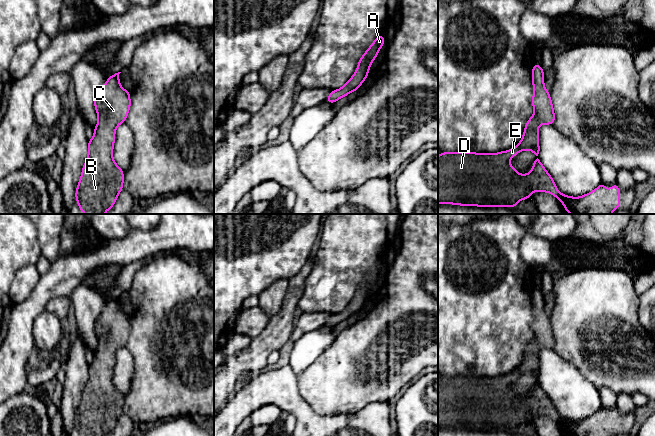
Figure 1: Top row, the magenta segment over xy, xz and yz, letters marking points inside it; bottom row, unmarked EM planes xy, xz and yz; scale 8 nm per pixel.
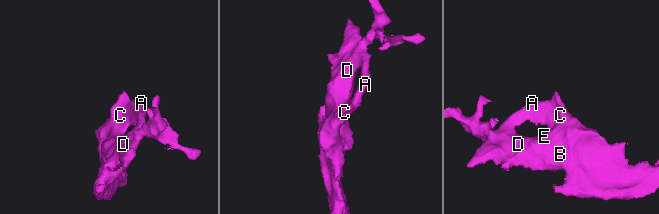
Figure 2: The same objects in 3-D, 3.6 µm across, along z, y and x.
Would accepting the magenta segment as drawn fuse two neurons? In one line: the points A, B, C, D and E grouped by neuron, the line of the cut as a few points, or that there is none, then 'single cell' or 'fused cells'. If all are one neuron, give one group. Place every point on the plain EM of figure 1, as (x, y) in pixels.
groups A B C D E; cut none; single cell

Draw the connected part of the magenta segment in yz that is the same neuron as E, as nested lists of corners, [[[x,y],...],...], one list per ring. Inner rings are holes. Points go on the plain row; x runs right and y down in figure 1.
[[[540,288],[533,289],[533,322],[531,327],[534,339],[528,343],[522,363],[516,371],[494,378],[459,375],[440,377],[438,380],[438,428],[515,432],[519,425],[531,423],[532,416],[542,415],[550,417],[560,424],[566,436],[614,436],[620,431],[620,412],[616,406],[611,410],[609,416],[605,408],[601,406],[595,414],[581,421],[570,421],[558,415],[553,402],[540,386],[538,352],[541,348],[552,349],[555,346],[550,316],[544,310],[544,297]],[[523,374],[531,374],[536,379],[536,383],[531,395],[521,399],[510,389],[509,385]]]

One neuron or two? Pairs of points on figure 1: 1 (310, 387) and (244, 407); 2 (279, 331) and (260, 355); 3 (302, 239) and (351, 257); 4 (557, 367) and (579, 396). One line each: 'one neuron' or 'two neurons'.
1: two neurons
2: one neuron
3: two neurons
4: one neuron

